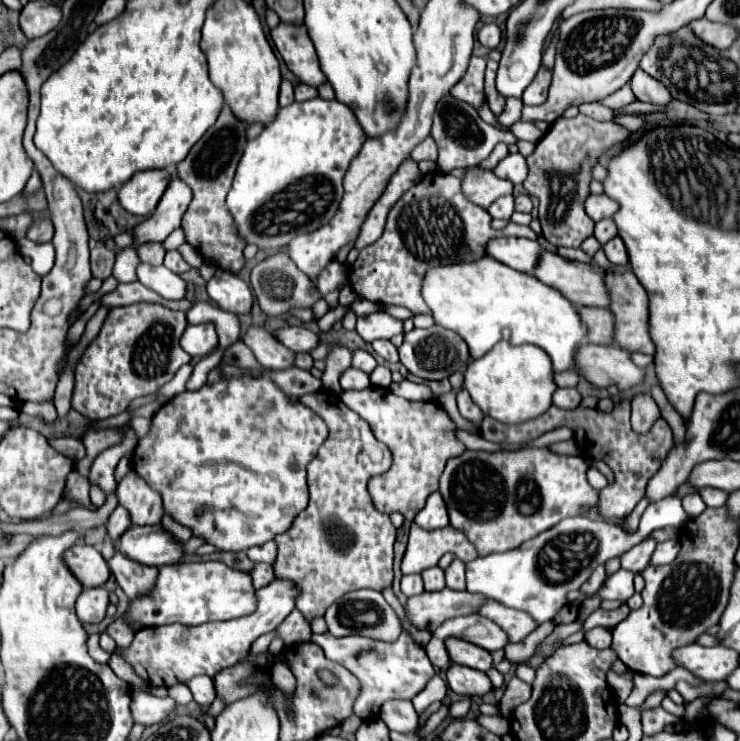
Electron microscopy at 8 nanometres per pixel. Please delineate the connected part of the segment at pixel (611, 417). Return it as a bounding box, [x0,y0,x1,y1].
[481,398,673,518]

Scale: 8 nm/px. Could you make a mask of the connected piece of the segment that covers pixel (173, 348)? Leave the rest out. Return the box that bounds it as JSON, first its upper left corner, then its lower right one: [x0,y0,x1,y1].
[71,302,191,420]

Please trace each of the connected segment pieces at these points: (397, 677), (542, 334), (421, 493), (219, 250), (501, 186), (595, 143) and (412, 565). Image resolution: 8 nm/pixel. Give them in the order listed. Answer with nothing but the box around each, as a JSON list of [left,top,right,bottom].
[[311,632,435,720],[421,256,587,372],[341,386,467,520],[175,106,247,274],[463,166,513,208],[523,116,631,248],[401,522,479,574]]

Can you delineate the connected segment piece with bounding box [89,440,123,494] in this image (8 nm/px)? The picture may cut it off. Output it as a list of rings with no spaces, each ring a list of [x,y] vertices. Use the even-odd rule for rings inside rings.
[[[123,440],[115,446],[109,446],[107,450],[103,450],[93,466],[91,466],[91,472],[89,472],[89,480],[99,484],[103,488],[105,494],[109,492],[115,492],[117,484],[115,484],[115,478],[113,478],[113,472],[115,472],[115,466],[117,462],[123,458]]]

